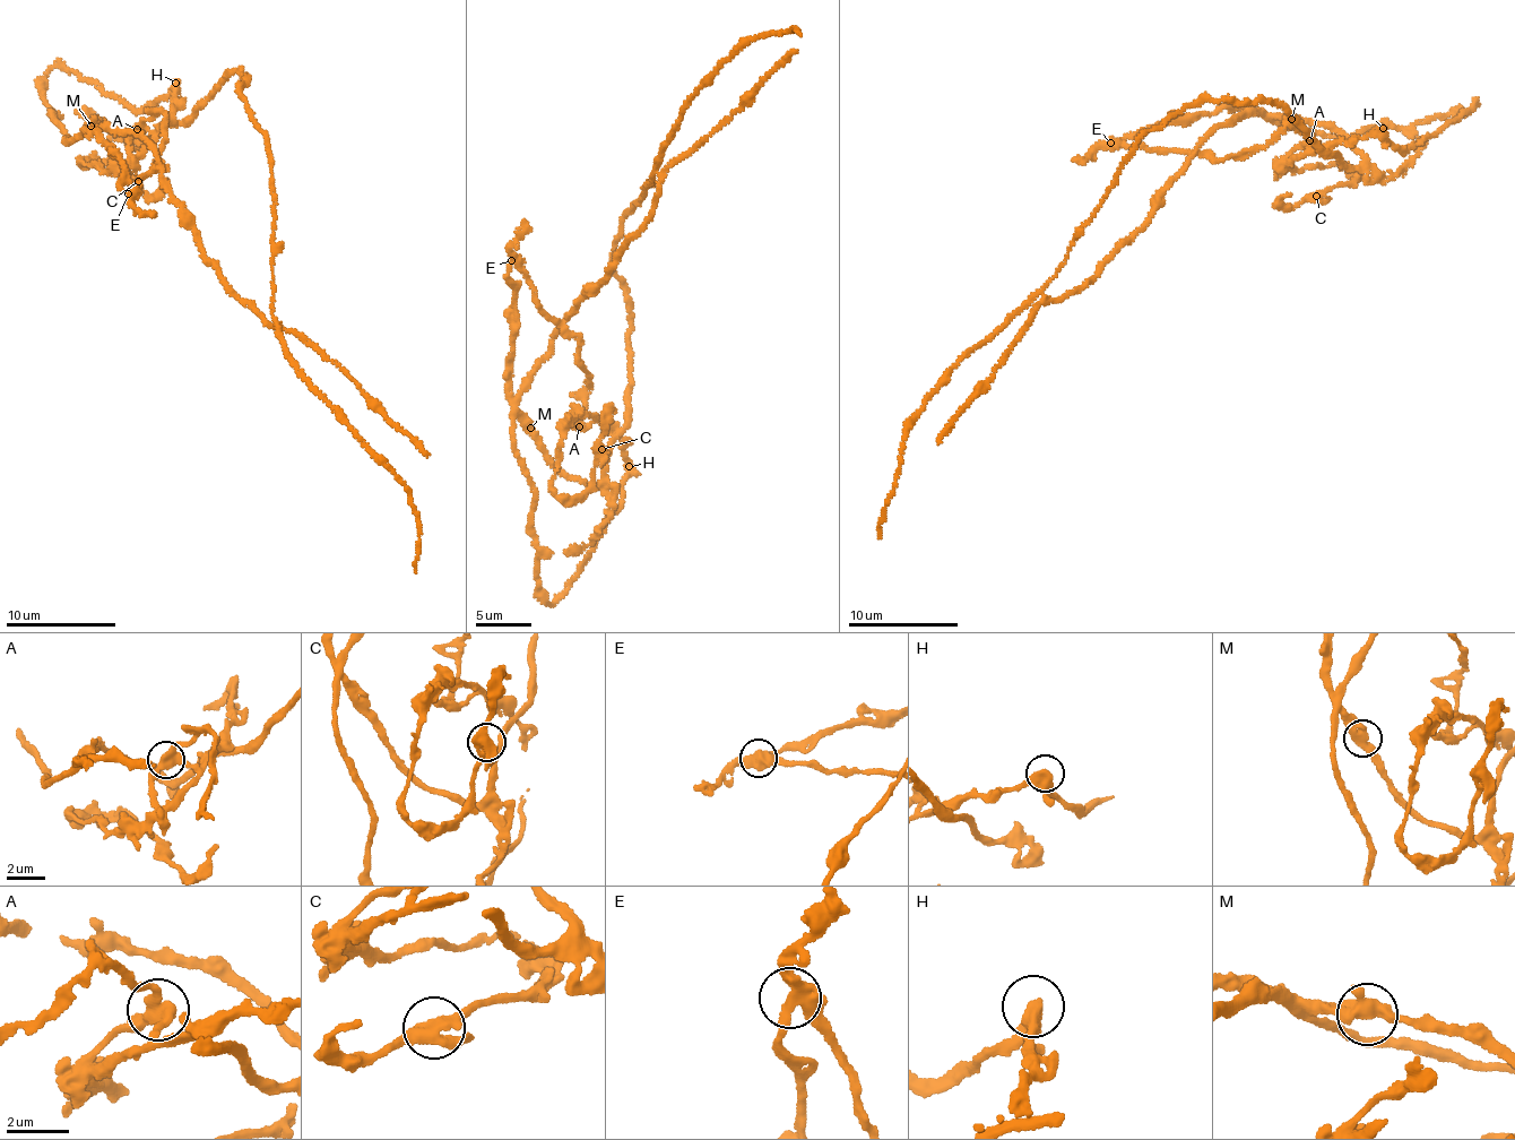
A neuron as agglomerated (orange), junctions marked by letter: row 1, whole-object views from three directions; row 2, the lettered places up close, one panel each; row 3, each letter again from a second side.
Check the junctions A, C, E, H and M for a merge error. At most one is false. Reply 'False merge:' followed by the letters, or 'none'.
False merge: A

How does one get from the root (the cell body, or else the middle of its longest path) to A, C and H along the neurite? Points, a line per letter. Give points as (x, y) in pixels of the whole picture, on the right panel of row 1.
A: (1150, 215), (1167, 187), (1197, 154), (1220, 158), (1240, 156), (1266, 144), (1287, 124), (1295, 123), (1310, 140)
C: (1150, 215), (1195, 155), (1240, 156), (1287, 124), (1307, 136), (1288, 167), (1340, 165), (1356, 179), (1316, 196)
H: (1150, 215), (1197, 154), (1240, 156), (1287, 124), (1309, 137), (1316, 153), (1383, 128)

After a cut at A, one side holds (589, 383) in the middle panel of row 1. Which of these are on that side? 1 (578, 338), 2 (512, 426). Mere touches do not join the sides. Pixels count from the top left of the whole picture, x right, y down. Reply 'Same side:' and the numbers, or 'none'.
Same side: 1

